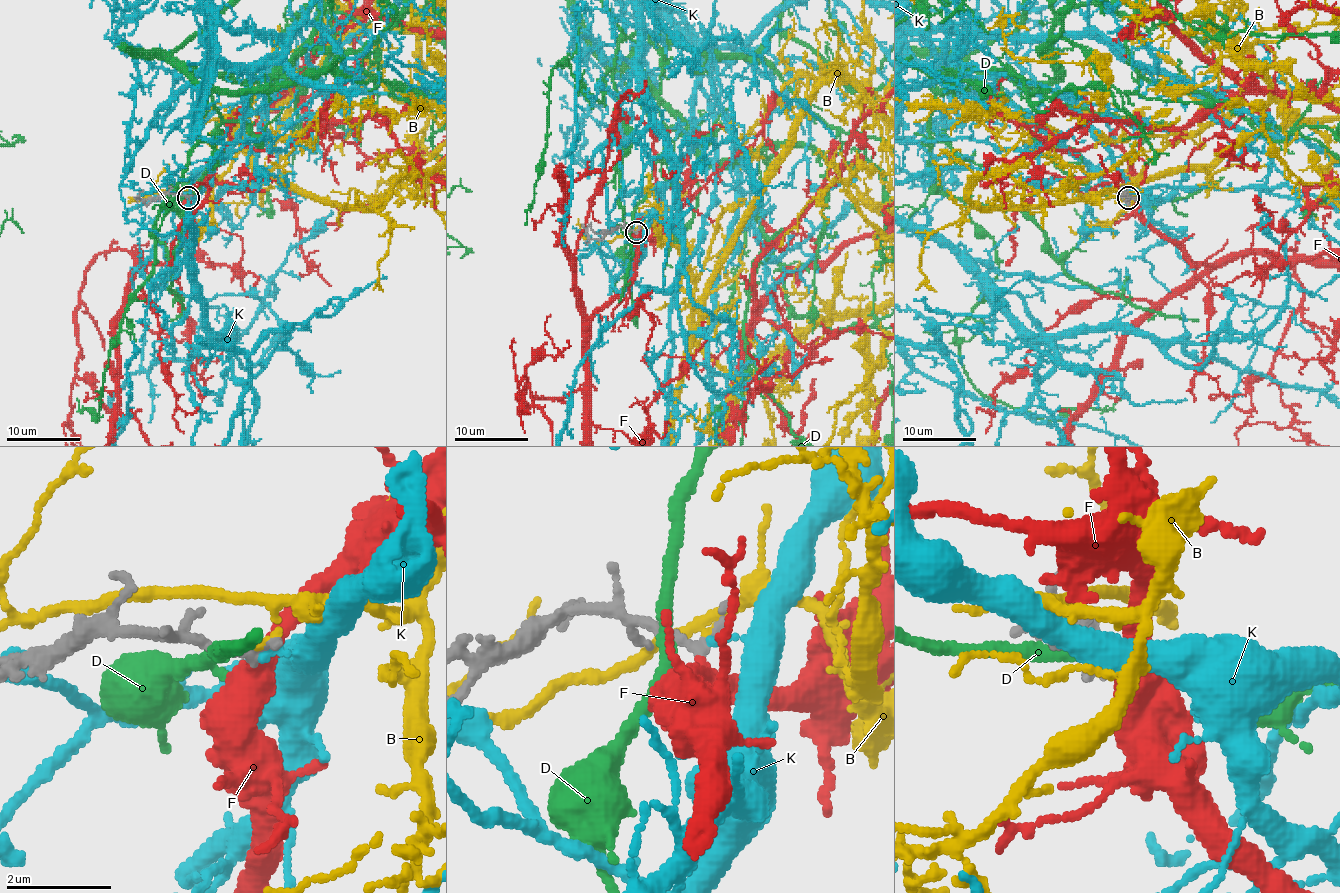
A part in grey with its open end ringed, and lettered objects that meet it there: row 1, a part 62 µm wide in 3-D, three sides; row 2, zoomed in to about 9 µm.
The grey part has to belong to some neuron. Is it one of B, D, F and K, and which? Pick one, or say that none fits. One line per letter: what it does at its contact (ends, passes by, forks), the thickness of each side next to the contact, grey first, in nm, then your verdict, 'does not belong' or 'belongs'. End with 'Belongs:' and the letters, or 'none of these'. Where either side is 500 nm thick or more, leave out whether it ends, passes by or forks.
B: it ends there; 200 nm thick on the grey side, 100 nm on the other; does not belong
D: it passes by; 150 nm thick on the grey side, 280 nm on the other; does not belong
F: it passes by; 220 nm thick on the grey side, 400 nm on the other; belongs
K: it ends there; 220 nm thick on the grey side, 180 nm on the other; does not belong
Belongs: F

